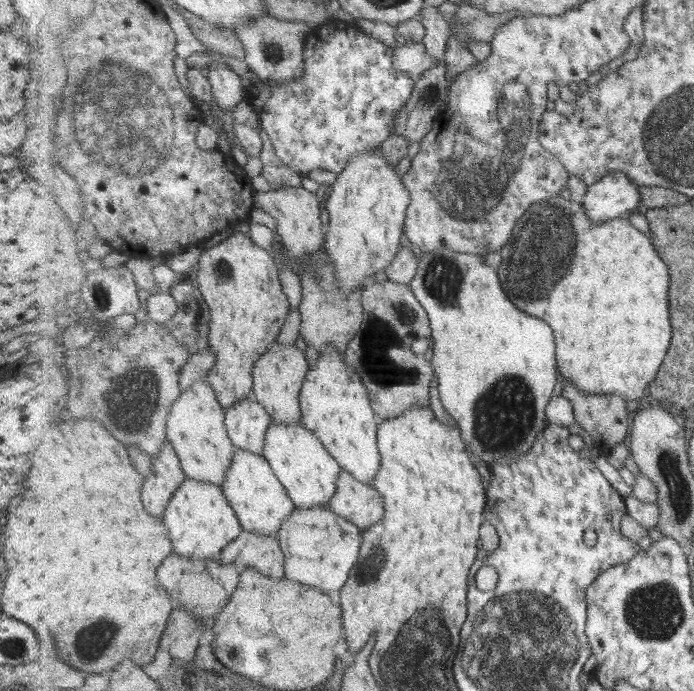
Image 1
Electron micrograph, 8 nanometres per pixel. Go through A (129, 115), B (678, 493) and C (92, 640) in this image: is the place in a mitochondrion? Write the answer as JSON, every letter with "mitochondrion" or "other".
{"A":"mitochondrion","B":"mitochondrion","C":"mitochondrion"}

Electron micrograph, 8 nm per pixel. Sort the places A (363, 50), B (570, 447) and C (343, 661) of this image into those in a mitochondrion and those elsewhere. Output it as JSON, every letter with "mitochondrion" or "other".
{"A":"other","B":"mitochondrion","C":"other"}

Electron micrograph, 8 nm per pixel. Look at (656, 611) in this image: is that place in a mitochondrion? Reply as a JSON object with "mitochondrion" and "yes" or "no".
{"mitochondrion":"yes"}

